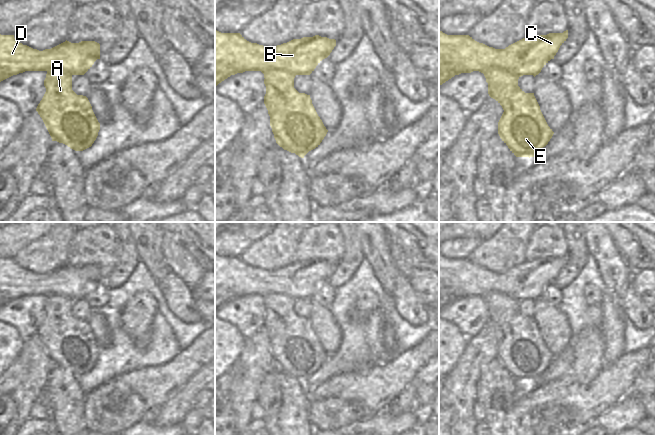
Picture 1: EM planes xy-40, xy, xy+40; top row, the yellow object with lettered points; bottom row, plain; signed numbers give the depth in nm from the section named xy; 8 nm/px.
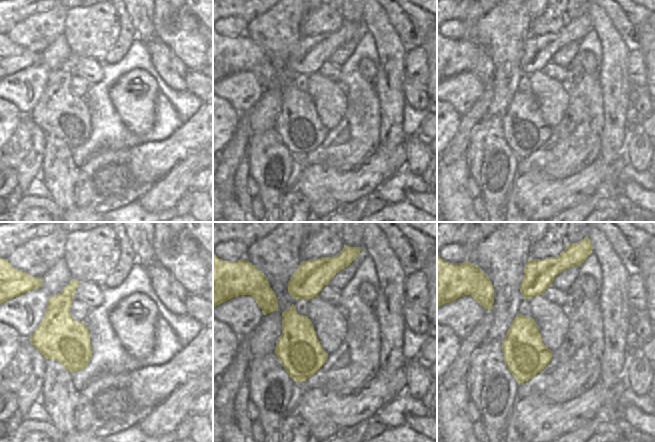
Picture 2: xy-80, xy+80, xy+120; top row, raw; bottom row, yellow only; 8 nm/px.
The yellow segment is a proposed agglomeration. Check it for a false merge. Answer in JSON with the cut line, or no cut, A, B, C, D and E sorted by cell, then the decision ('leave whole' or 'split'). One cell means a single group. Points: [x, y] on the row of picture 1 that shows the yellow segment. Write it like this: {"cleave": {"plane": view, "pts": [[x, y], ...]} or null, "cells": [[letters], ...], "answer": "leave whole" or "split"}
{"cleave": {"plane": "xy+40", "pts": [[518, 77], [499, 69], [490, 74], [488, 83]]}, "cells": [["A", "E"], ["B", "C", "D"]], "answer": "split"}

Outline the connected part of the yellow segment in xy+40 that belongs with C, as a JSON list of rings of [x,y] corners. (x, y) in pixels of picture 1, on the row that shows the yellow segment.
[[[439,29],[439,86],[461,73],[479,71],[484,74],[486,82],[490,82],[490,74],[505,69],[518,77],[538,75],[542,68],[558,52],[560,46],[568,38],[568,30],[563,33],[549,33],[525,37],[505,49],[495,49],[475,41],[469,35],[447,35]]]

